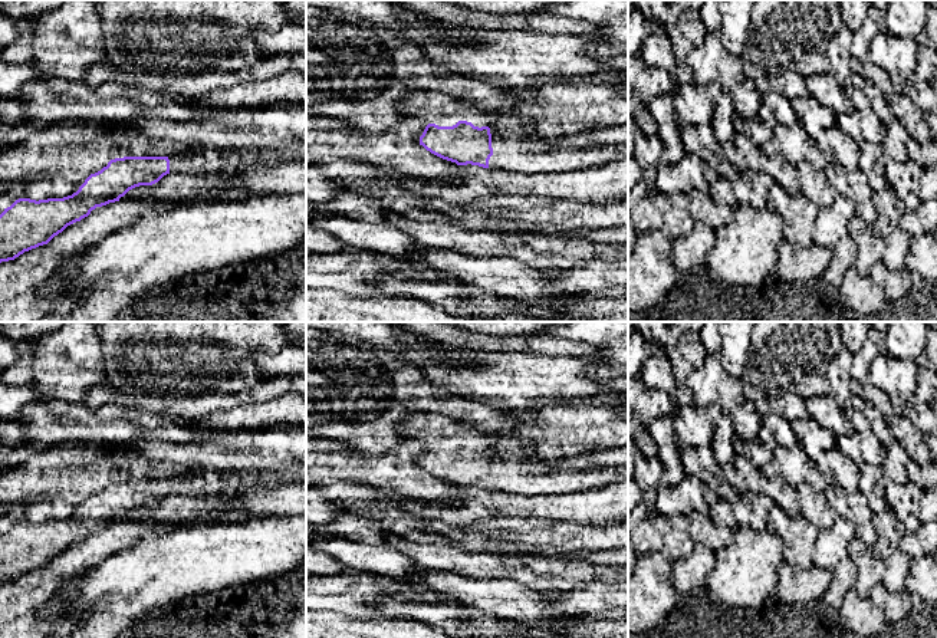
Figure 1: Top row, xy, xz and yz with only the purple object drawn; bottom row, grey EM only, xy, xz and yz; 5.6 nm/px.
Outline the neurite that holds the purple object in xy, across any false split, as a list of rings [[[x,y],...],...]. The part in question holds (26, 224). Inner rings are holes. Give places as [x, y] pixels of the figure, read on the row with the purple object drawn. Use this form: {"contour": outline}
{"contour": [[[306,141],[282,147],[187,148],[170,157],[124,157],[91,174],[76,193],[63,198],[19,198],[0,214],[0,263],[47,244],[68,226],[96,207],[119,201],[129,190],[152,185],[167,174],[214,174],[253,165],[306,164]]]}

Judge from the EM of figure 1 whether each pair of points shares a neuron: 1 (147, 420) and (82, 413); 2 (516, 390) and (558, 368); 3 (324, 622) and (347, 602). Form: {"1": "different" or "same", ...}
{"1": "same", "2": "same", "3": "different"}

